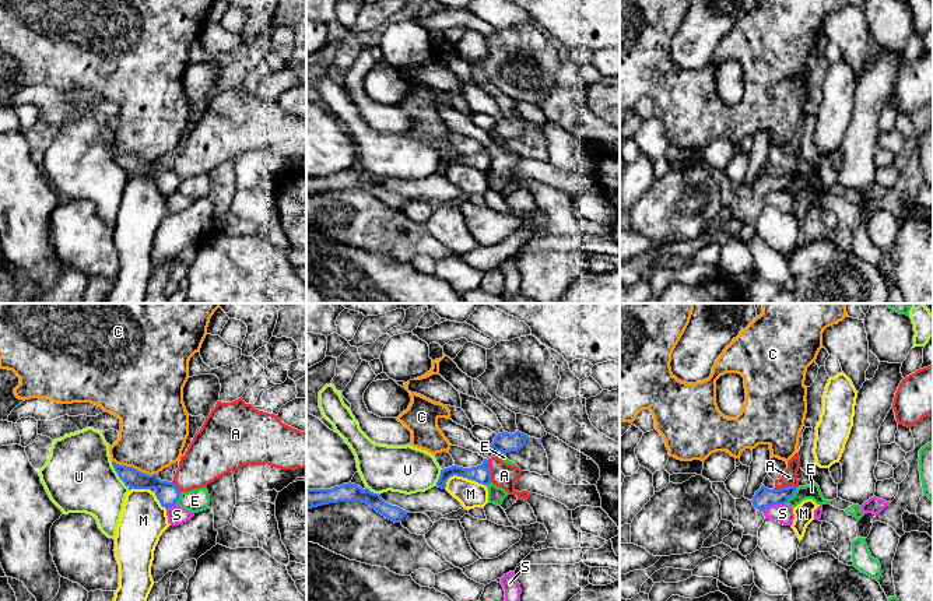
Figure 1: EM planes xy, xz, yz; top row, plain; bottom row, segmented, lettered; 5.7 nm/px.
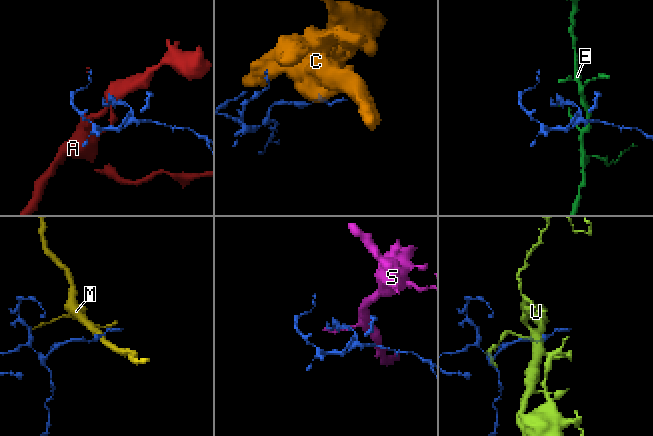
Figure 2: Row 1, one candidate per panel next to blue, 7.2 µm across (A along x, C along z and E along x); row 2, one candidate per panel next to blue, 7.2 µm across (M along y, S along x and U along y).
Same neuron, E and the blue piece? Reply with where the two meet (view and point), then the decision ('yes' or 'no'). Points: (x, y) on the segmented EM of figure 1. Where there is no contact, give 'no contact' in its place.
yz (792, 495) | no

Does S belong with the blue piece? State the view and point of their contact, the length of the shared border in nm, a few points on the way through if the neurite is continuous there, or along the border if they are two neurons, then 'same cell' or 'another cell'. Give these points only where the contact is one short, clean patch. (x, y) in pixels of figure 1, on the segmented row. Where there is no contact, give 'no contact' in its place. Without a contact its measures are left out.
yz (772, 503) | 140 nm | along yz (784, 503), (772, 503), (761, 510) | another cell

